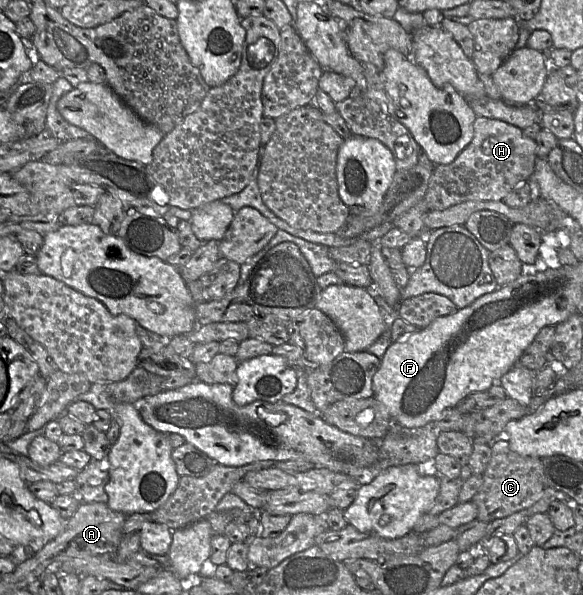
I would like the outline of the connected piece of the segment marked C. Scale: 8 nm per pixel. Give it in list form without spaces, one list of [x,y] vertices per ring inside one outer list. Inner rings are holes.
[[[495,439],[490,446],[491,459],[482,475],[482,485],[471,500],[478,510],[477,519],[486,523],[530,508],[545,488],[541,458],[512,451],[506,439]]]

